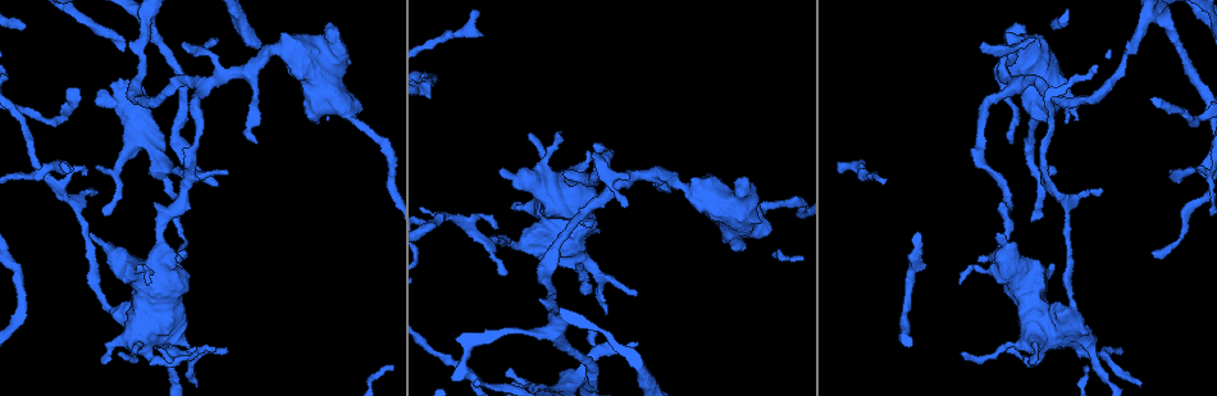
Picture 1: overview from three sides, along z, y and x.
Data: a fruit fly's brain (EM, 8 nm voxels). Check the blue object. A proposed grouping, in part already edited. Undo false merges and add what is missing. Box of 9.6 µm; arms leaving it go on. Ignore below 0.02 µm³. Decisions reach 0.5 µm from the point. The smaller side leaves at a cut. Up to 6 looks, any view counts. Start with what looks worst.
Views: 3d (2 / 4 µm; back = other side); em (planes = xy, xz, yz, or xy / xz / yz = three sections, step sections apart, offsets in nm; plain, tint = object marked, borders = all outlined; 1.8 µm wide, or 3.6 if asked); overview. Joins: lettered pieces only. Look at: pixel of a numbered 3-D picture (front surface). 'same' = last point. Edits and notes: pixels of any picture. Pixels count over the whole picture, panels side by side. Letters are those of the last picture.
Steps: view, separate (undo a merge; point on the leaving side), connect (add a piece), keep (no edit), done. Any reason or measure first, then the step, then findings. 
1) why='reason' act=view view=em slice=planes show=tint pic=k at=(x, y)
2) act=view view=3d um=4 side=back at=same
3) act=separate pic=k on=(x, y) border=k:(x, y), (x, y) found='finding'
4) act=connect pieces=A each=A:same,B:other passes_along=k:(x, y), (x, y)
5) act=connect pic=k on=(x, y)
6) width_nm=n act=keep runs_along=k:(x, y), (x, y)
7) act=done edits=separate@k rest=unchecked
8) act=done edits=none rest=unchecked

why='free end' act=view view=3d um=2 pic=1 at=(837, 169)

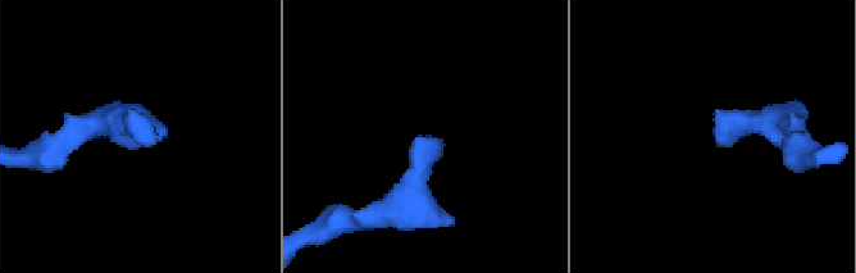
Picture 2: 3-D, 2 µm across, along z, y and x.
why='now the EM' act=view view=em slice=planes show=borders pic=2 at=(151, 137)

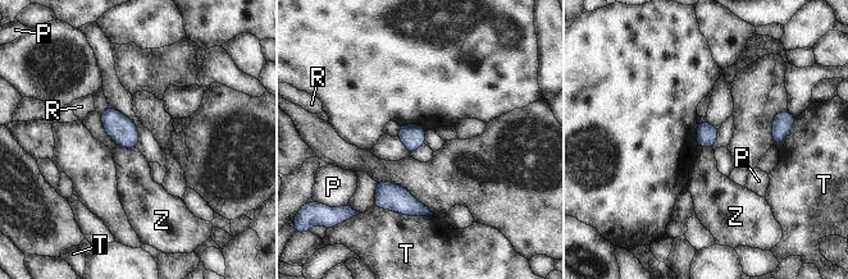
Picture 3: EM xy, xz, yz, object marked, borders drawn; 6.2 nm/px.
width_nm=130 act=keep each=P:other,R:other,T:other,Z:other border=3:(117, 145), (124, 149), (135, 149) found='none of them fits'

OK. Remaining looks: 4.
why='branch stops here' act=view view=3d um=2 side=back pic=1 at=(101, 363)

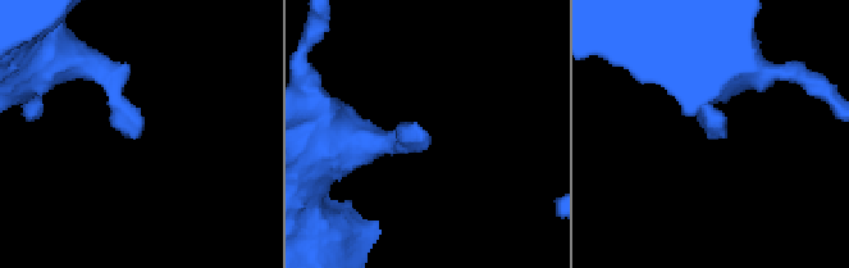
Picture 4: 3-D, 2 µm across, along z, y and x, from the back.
act=view view=em slice=xz step=8 show=tint pic=4 at=(717, 138)

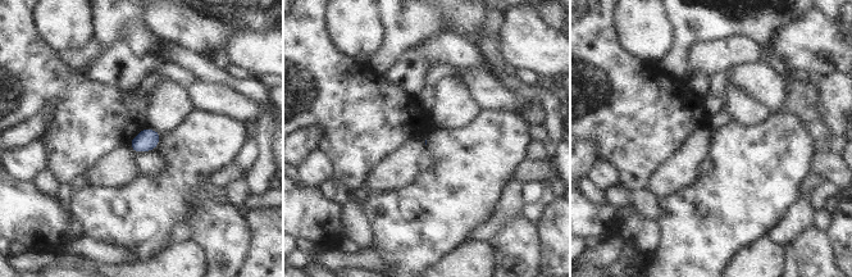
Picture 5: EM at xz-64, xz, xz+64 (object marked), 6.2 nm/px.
act=view view=em slice=planes show=borders at=same

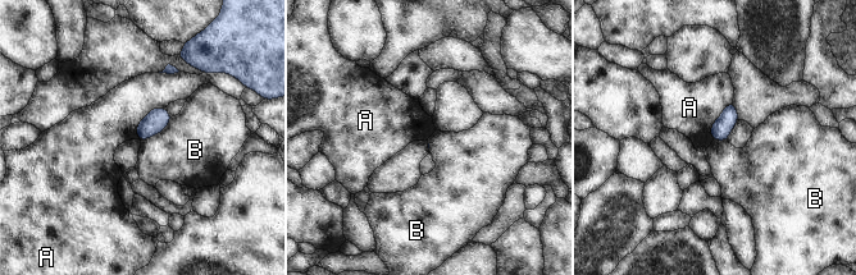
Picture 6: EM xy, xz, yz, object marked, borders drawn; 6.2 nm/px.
act=keep each=A:other,B:other border=6:(172, 117), (162, 131), (141, 141) found='no lettered piece goes on from it'

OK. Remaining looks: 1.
why='branch stops here' act=view view=em slice=planes show=borders pic=1 at=(499, 228)

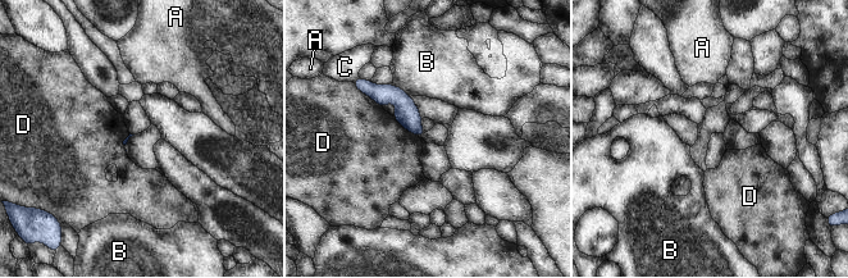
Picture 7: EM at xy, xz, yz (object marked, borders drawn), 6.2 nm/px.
act=keep each=A:other,B:other,C:other,D:other border=7:(354, 85), (382, 108) found='none of them fits'

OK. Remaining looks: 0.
act=done edits=none rest=unchecked

